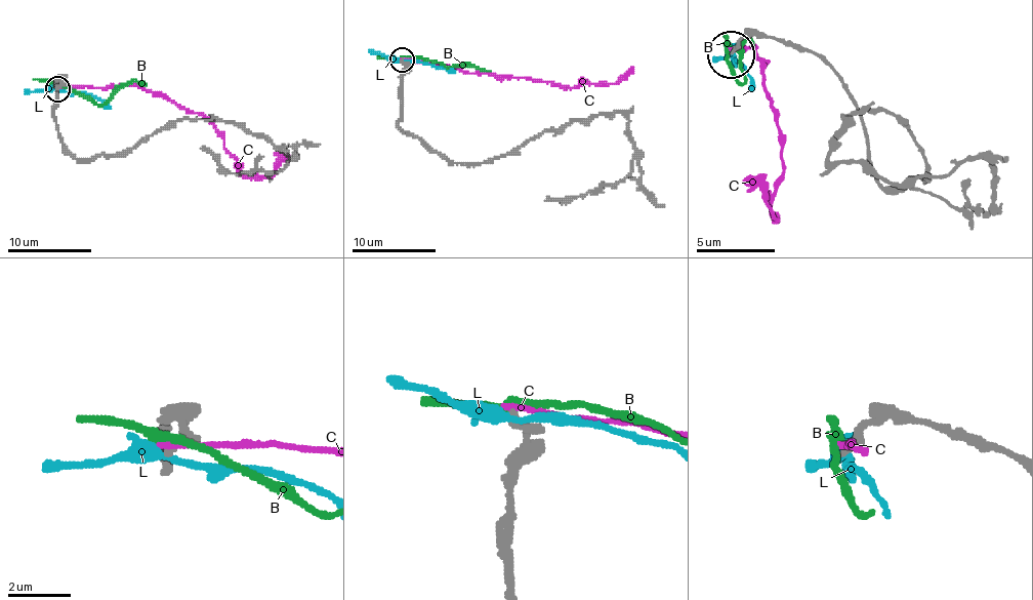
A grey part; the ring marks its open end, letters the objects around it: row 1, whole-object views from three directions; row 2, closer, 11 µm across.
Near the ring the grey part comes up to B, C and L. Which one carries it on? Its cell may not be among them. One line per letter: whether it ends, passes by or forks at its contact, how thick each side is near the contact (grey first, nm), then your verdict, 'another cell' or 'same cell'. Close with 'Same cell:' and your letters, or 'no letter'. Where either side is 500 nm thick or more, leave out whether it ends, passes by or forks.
B: it passes by; calibres 400 and 280 nm; another cell
C: it ends; calibres 360 and 200 nm; another cell
L: it passes by; calibres 340 and 320 nm; another cell
Same cell: no letter

